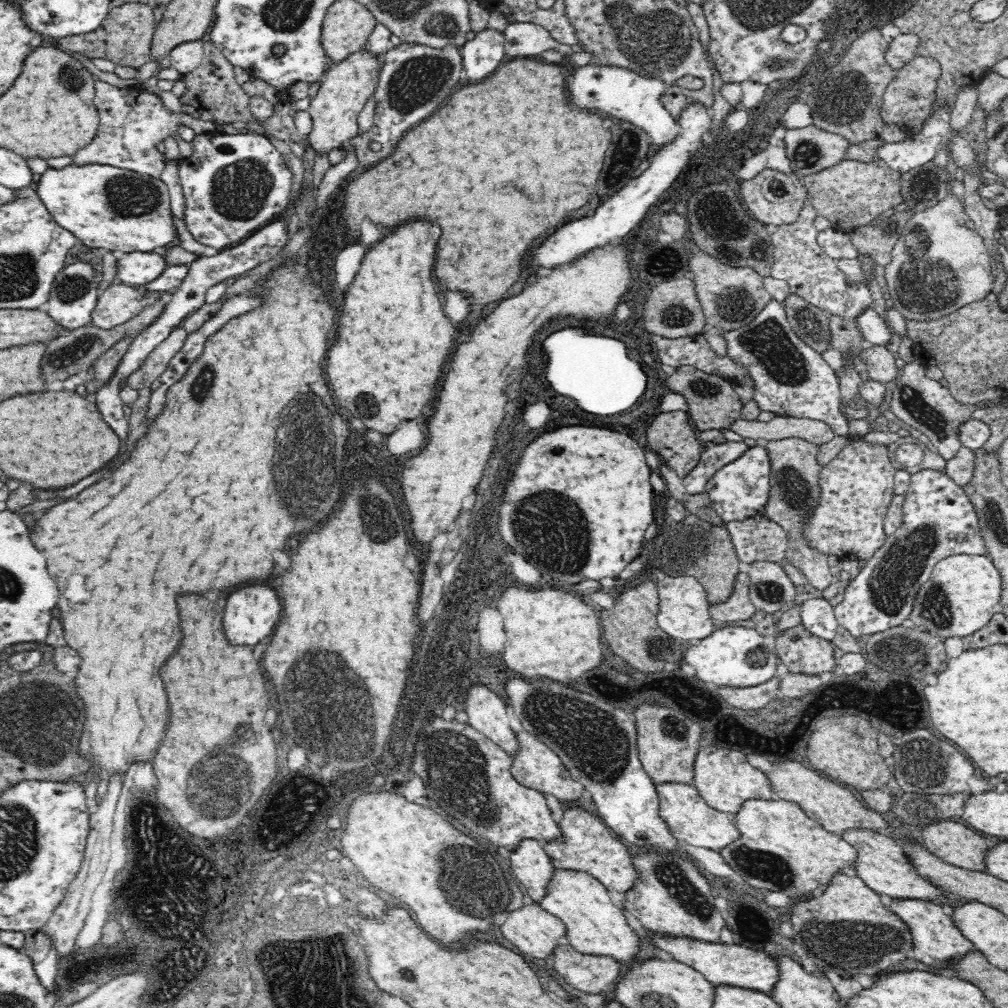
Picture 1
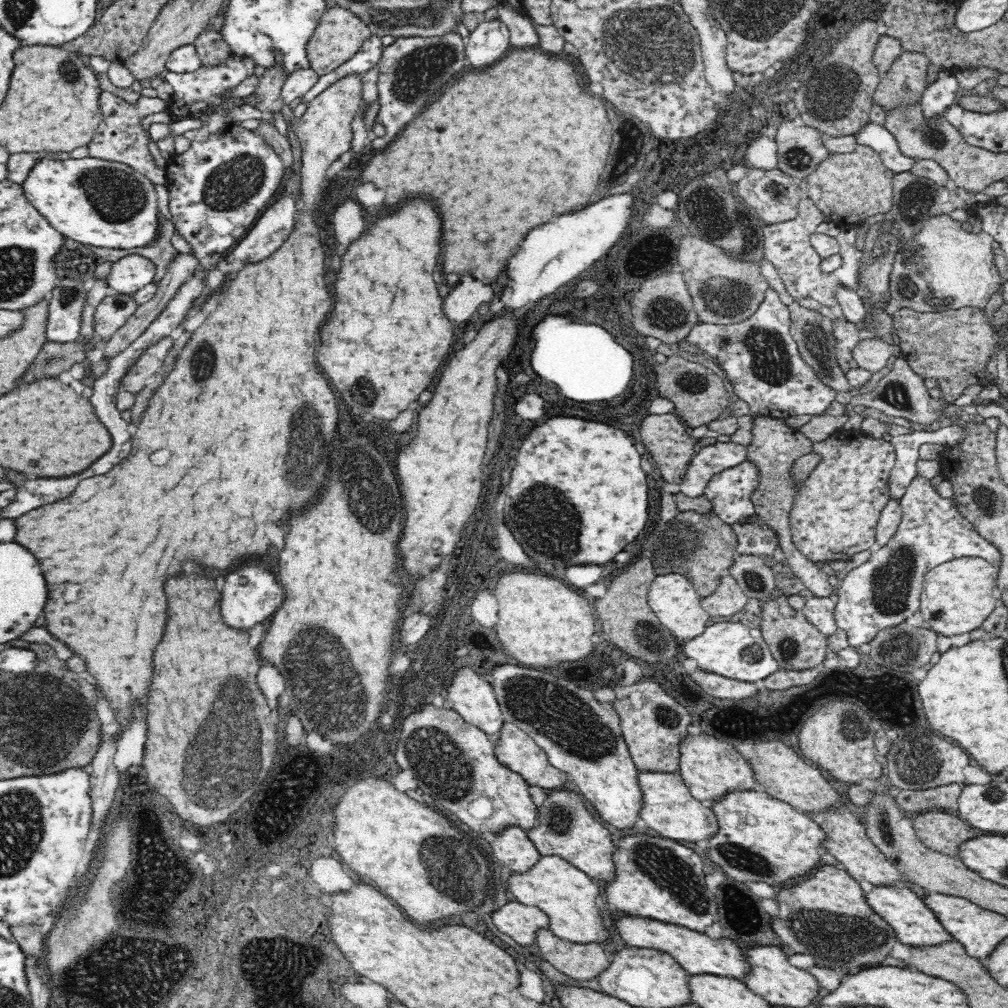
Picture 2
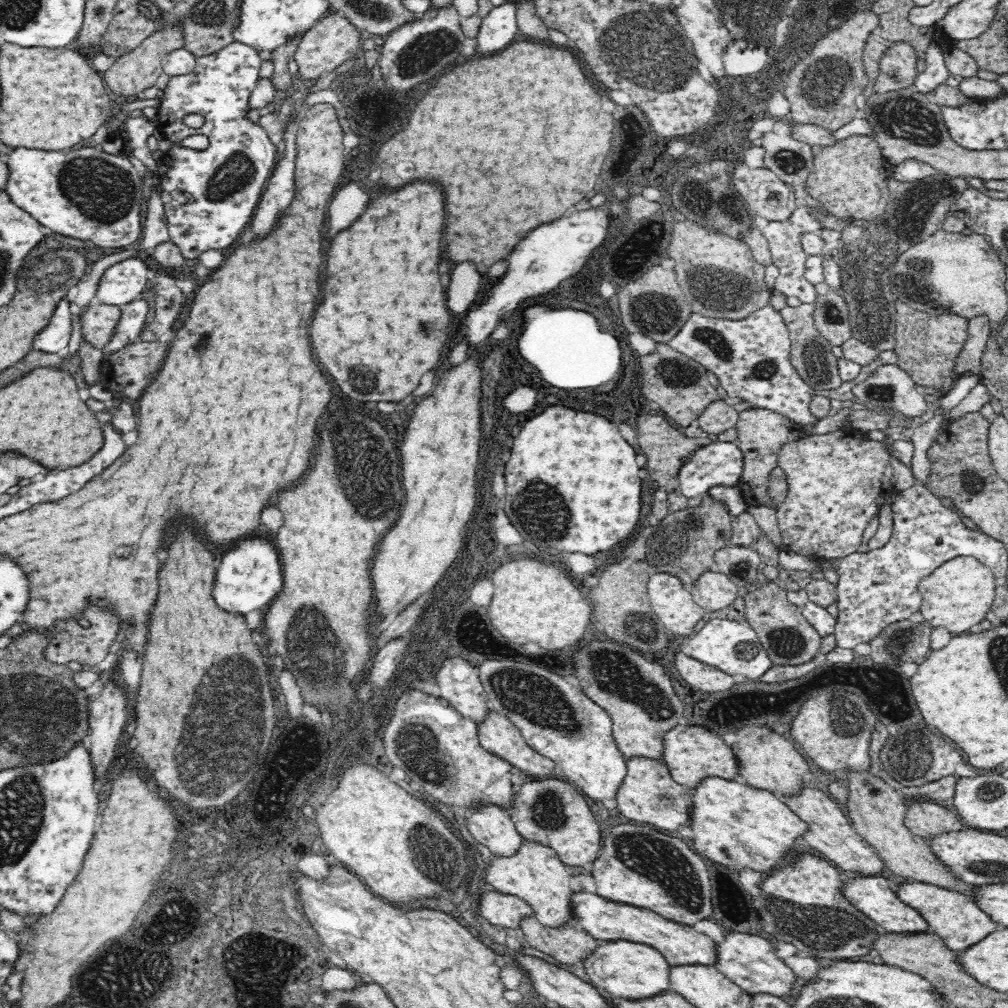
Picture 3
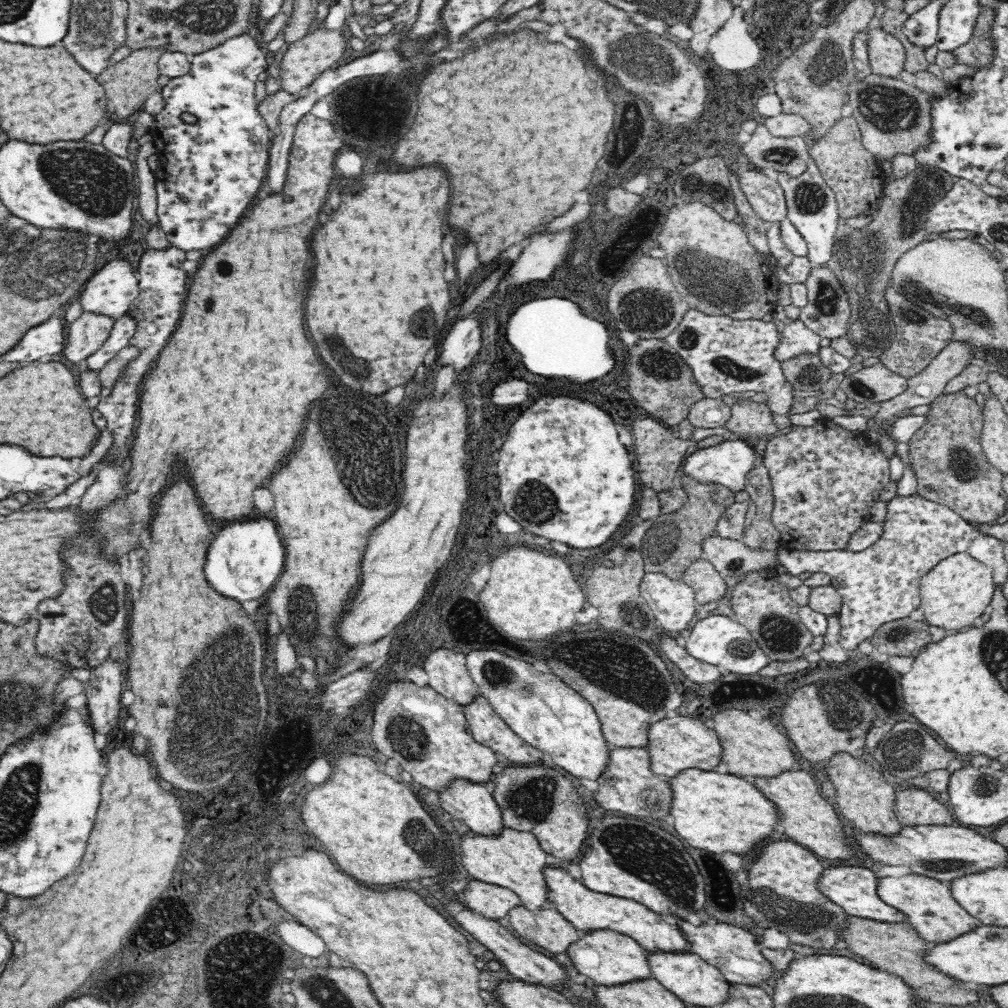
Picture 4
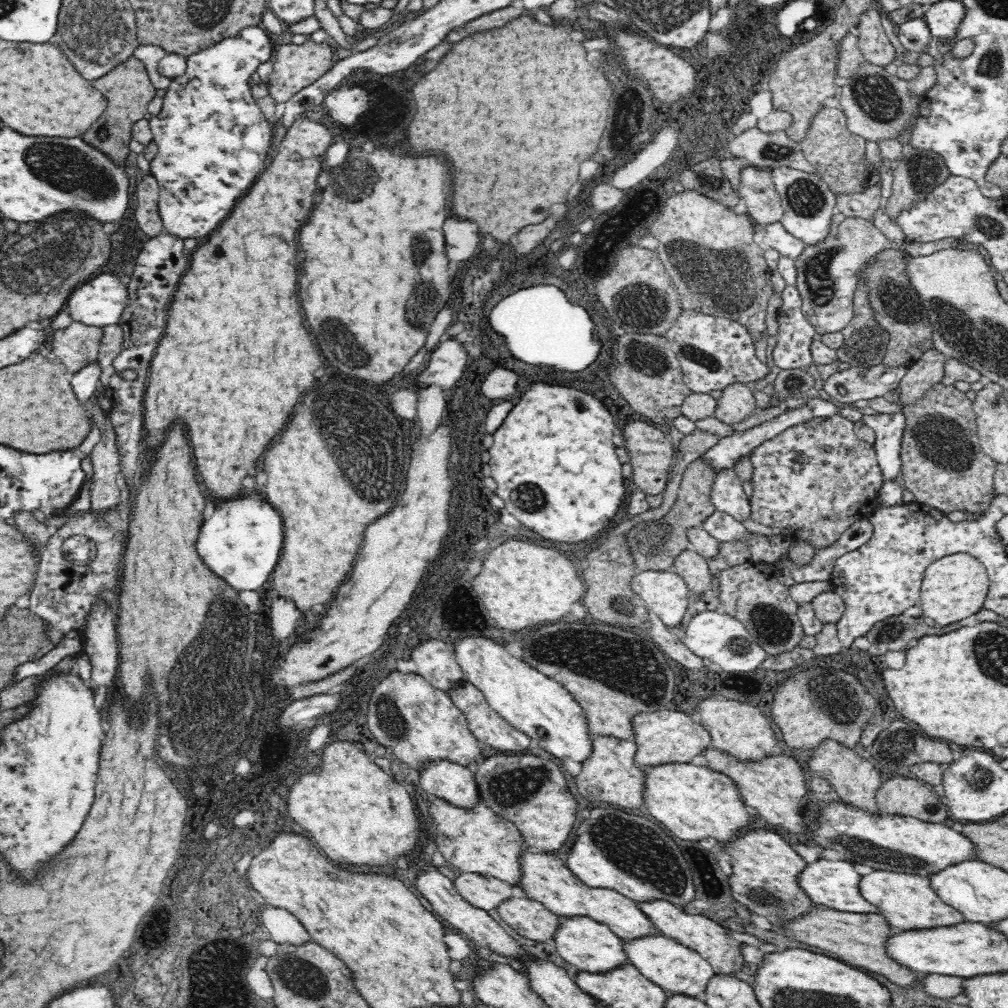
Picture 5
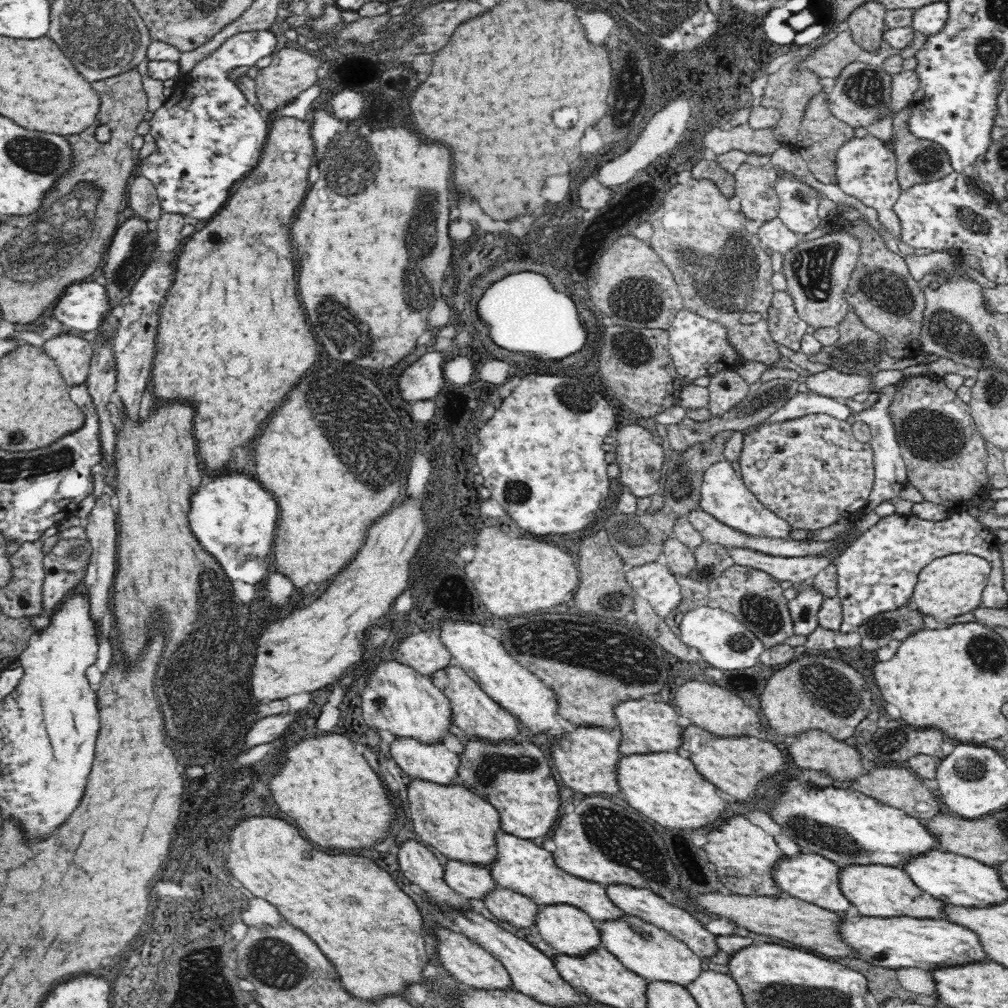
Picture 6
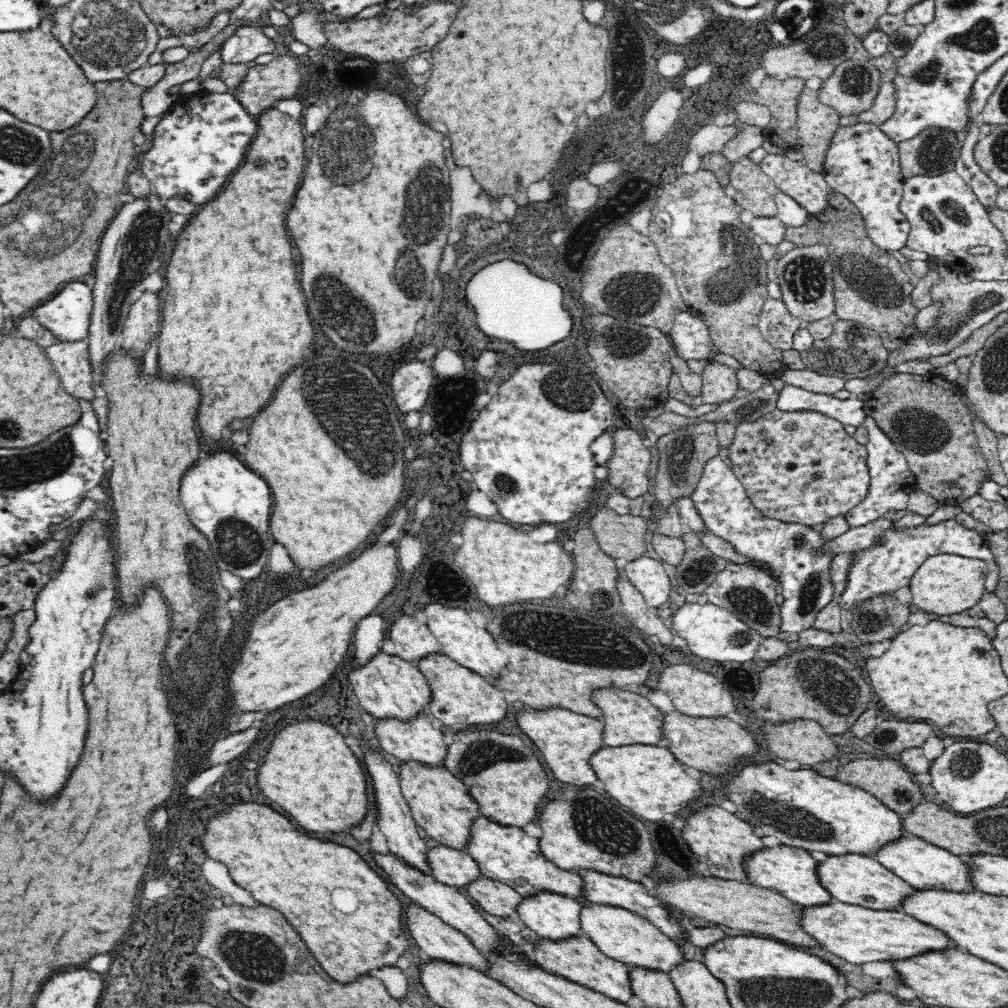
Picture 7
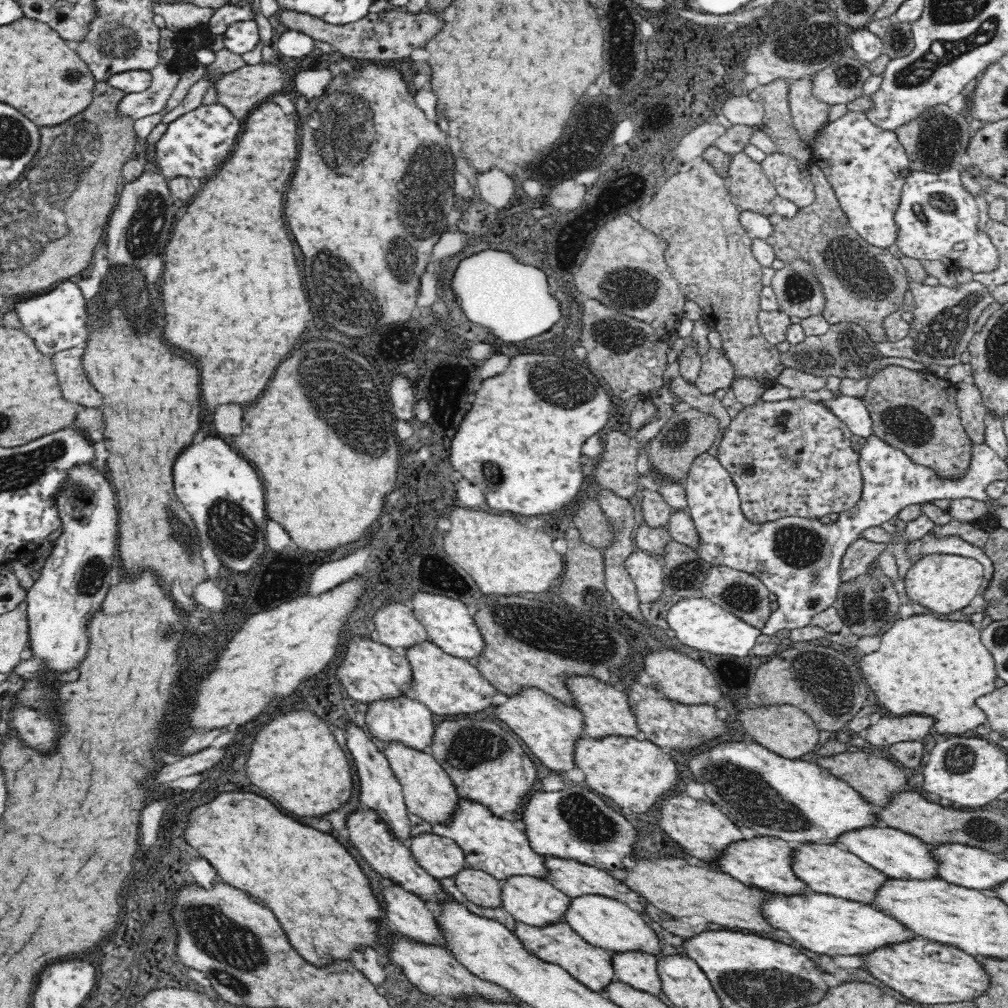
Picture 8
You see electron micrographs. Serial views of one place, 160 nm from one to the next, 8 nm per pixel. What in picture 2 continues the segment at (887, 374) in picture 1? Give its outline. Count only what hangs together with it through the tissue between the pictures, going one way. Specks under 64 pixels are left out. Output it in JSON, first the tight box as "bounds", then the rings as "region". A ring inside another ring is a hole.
{"bounds":[852,338,896,372],"region":[[[862,338],[852,354],[859,368],[868,372],[880,372],[888,366],[890,356],[896,353],[896,348],[882,338]]]}

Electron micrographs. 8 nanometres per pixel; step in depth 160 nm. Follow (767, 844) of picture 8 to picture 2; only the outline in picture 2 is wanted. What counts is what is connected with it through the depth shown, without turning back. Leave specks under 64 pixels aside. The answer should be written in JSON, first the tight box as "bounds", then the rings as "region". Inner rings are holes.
{"bounds":[867,886,955,947],"region":[[[904,886],[876,888],[875,892],[867,894],[867,900],[871,908],[874,908],[876,913],[882,916],[898,933],[898,940],[908,947],[935,947],[955,941],[954,936],[944,929],[942,922],[924,898]]]}

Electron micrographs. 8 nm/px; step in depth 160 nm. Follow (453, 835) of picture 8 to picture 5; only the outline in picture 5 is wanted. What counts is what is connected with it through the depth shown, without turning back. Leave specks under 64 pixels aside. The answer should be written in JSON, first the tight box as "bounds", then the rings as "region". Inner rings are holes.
{"bounds":[520,850,660,940],"region":[[[530,850],[523,854],[523,875],[520,889],[528,899],[542,904],[548,911],[561,919],[579,919],[585,917],[612,929],[621,939],[640,940],[648,936],[660,935],[658,929],[638,904],[604,888],[589,888],[571,871],[564,860],[556,855],[544,856]]]}

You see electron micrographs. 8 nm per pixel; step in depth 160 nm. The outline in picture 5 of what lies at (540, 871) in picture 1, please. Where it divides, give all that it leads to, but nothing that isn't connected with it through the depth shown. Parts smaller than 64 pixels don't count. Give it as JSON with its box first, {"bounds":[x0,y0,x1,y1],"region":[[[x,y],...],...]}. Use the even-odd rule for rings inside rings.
{"bounds":[420,760,483,812],"region":[[[445,760],[433,763],[420,772],[420,784],[430,798],[443,800],[468,812],[483,804],[474,774],[467,768]]]}

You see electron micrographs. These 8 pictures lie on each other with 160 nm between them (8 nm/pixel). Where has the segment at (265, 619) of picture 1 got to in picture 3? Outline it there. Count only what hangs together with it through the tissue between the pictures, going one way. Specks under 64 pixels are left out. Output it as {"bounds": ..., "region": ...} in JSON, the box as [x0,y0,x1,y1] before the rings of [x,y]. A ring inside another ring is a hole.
{"bounds":[214,538,283,614],"region":[[[252,538],[240,542],[236,548],[224,554],[224,560],[218,567],[214,598],[224,612],[230,614],[250,614],[254,610],[265,612],[272,600],[279,596],[283,588],[283,576],[280,568],[277,551],[272,544]]]}

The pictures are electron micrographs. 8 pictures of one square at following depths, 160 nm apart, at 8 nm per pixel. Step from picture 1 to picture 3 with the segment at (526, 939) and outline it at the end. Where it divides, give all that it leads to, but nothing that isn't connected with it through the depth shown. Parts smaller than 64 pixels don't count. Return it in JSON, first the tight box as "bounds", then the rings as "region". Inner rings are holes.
{"bounds":[479,890,535,928],"region":[[[496,890],[484,893],[479,907],[491,925],[504,928],[521,928],[524,920],[535,917],[534,910],[524,900]]]}

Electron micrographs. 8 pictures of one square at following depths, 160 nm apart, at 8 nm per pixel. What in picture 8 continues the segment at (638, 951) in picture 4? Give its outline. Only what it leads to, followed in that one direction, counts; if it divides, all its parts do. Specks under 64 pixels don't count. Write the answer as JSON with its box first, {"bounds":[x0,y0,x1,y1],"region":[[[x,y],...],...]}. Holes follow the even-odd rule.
{"bounds":[501,876,573,929],"region":[[[512,876],[512,879],[501,882],[503,884],[503,907],[516,922],[540,929],[565,923],[565,917],[571,908],[573,899],[555,888],[548,880],[533,876]]]}

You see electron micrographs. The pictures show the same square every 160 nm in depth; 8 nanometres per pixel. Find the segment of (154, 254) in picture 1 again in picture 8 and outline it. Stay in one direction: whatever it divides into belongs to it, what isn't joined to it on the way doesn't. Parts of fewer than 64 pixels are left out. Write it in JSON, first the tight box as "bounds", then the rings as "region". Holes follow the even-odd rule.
{"bounds":[14,279,89,356],"region":[[[74,279],[59,283],[50,292],[34,296],[32,300],[20,300],[20,304],[14,306],[26,334],[32,337],[36,347],[48,356],[61,350],[83,346],[89,341],[88,303]]]}

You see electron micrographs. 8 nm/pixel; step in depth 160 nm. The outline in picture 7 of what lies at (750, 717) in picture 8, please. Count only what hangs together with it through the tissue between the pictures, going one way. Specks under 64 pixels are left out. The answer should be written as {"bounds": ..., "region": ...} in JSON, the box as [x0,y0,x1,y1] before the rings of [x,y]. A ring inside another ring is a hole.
{"bounds":[759,720,840,766],"region":[[[794,720],[788,724],[759,724],[771,752],[800,766],[834,760],[840,748],[823,726],[814,720]]]}

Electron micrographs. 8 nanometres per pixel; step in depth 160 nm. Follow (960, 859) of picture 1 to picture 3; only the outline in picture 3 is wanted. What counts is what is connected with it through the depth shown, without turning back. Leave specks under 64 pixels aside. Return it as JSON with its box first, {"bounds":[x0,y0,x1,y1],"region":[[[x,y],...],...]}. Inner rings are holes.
{"bounds":[904,802,967,842],"region":[[[932,802],[908,803],[904,822],[914,834],[921,836],[926,842],[934,840],[938,835],[967,828],[954,812],[942,807],[942,804]]]}

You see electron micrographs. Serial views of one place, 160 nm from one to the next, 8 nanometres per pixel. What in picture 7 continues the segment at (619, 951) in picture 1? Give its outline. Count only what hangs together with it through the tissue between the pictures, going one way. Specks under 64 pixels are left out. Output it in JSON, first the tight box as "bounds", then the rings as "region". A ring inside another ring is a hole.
{"bounds":[399,763,483,852],"region":[[[403,763],[399,774],[401,793],[416,824],[439,845],[460,852],[466,851],[471,842],[475,822],[483,816],[480,805],[471,795],[467,784],[456,778],[444,766],[433,768],[421,763]]]}

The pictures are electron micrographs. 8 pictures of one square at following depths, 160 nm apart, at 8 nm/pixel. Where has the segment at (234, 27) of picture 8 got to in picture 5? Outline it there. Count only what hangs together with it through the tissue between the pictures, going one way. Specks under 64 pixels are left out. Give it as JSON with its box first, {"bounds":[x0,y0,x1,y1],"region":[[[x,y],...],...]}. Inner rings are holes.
{"bounds":[149,25,273,241],"region":[[[262,25],[243,28],[238,34],[188,56],[186,73],[173,78],[169,87],[160,93],[163,107],[149,120],[153,140],[158,146],[150,162],[150,174],[160,185],[158,212],[164,231],[173,238],[195,238],[197,241],[208,238],[230,216],[234,206],[248,194],[265,170],[273,125],[256,105],[250,76],[258,66],[272,60],[271,52],[272,43]]]}

